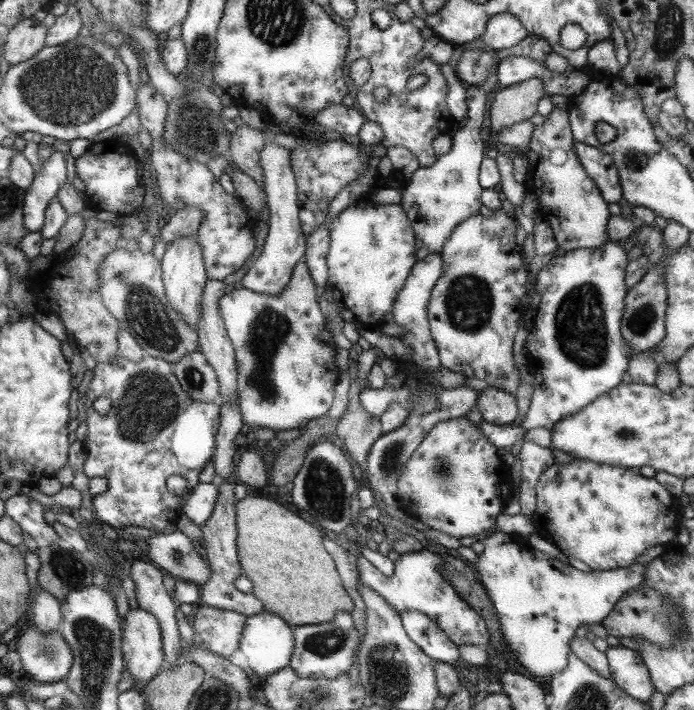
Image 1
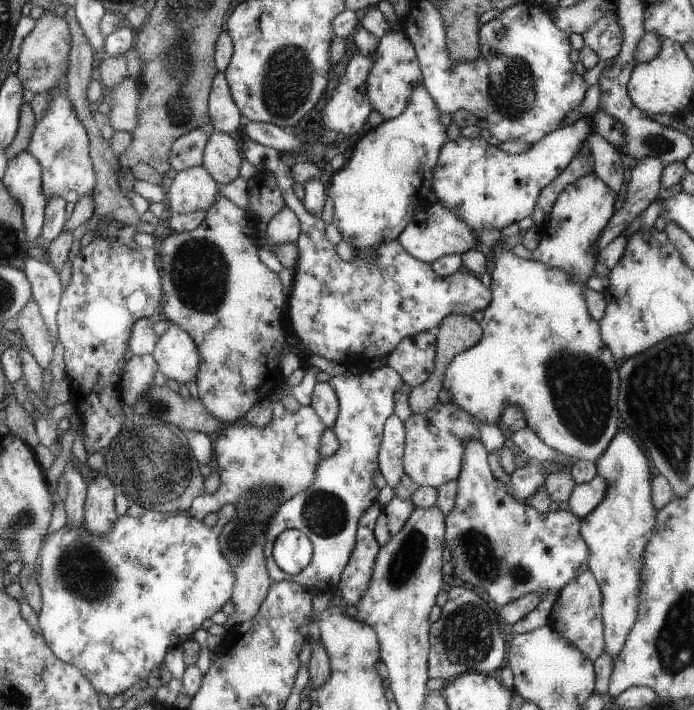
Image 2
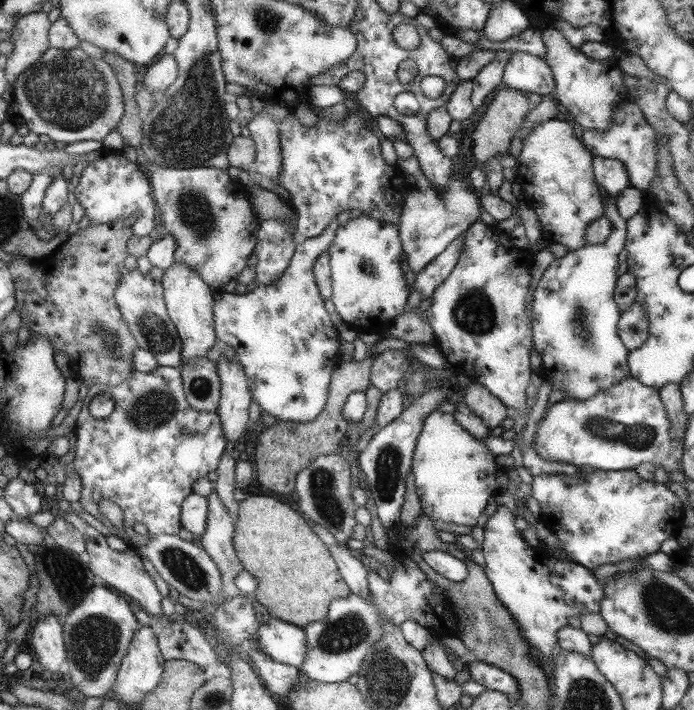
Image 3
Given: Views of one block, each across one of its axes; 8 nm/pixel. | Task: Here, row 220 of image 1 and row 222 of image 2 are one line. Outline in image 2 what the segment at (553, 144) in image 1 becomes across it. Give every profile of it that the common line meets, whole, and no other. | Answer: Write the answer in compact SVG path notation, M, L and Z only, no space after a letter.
M595 172L578 179L561 192L554 203L548 223L539 226L540 242L533 250L535 261L561 268L569 275L577 276L583 286L593 276L596 264L595 244L613 218L616 191L613 191Z

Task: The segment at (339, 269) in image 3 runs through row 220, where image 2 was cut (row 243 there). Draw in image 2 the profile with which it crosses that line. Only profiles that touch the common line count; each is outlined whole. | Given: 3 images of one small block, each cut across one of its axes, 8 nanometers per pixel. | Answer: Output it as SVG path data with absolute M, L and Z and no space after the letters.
M419 83L411 95L410 103L396 119L384 121L364 135L354 148L354 152L345 165L332 175L329 196L334 202L332 223L341 229L344 240L355 250L354 254L369 261L377 258L376 248L385 241L396 241L401 232L409 226L416 213L416 206L427 198L432 190L433 176L436 172L436 160L440 148L447 143L446 128L438 120L440 109L428 89Z

